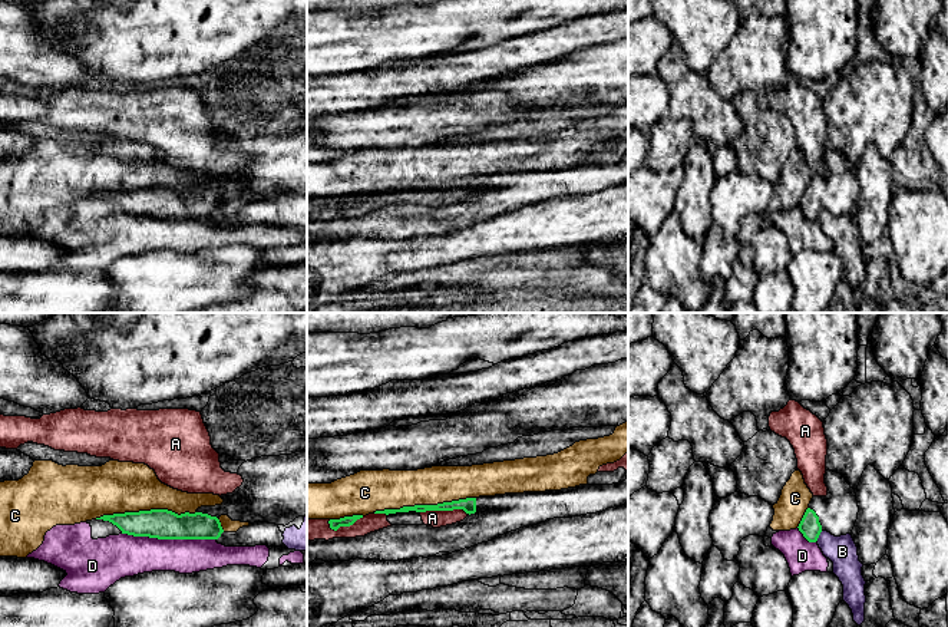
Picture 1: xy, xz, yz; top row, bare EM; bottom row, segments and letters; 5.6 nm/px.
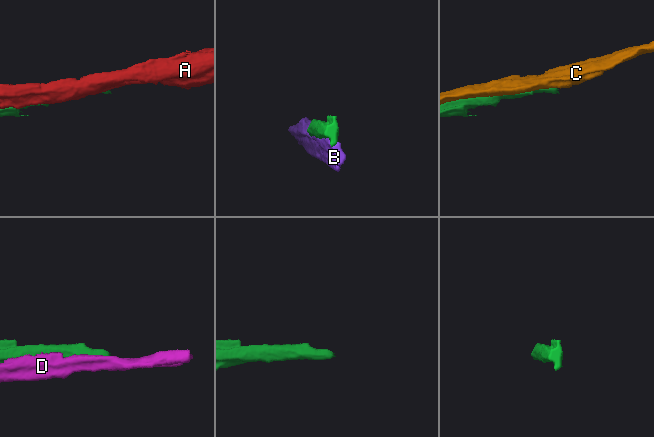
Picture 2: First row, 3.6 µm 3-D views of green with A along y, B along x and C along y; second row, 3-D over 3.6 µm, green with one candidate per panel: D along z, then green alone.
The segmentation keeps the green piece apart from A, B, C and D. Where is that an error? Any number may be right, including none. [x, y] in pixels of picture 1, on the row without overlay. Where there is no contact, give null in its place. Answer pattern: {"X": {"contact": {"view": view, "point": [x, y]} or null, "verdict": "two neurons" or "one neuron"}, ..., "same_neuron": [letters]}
{"A": {"contact": {"view": "xz", "point": [443, 188]}, "verdict": "two neurons"}, "B": {"contact": {"view": "yz", "point": [818, 215]}, "verdict": "two neurons"}, "C": {"contact": {"view": "xy", "point": [145, 190]}, "verdict": "two neurons"}, "D": {"contact": {"view": "xy", "point": [169, 217]}, "verdict": "two neurons"}, "same_neuron": []}

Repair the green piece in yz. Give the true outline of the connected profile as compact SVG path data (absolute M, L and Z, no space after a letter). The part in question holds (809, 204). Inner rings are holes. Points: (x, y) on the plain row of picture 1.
M826 149L826 175L813 175L806 188L799 209L809 221L816 221L822 209L835 215L852 212L858 198L858 179L855 168L846 158L835 151Z

